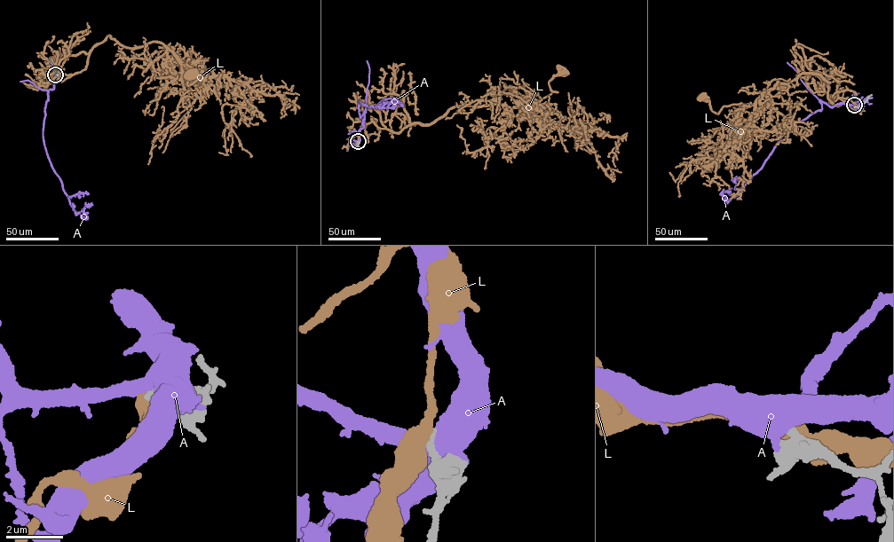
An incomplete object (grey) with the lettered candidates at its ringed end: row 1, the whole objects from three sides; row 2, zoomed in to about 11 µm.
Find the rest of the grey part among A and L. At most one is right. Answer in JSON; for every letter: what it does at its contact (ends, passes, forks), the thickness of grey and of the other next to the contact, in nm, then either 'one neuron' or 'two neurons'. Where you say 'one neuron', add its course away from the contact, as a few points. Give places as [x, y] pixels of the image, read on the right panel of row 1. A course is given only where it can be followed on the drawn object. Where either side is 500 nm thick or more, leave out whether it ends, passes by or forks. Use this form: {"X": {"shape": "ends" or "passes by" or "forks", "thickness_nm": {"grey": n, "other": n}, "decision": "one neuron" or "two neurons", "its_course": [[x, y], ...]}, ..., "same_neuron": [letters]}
{"A": {"thickness_nm": {"grey": 650, "other": 1000}, "decision": "two neurons"}, "L": {"thickness_nm": {"grey": 440, "other": 550}, "decision": "two neurons"}, "same_neuron": []}

